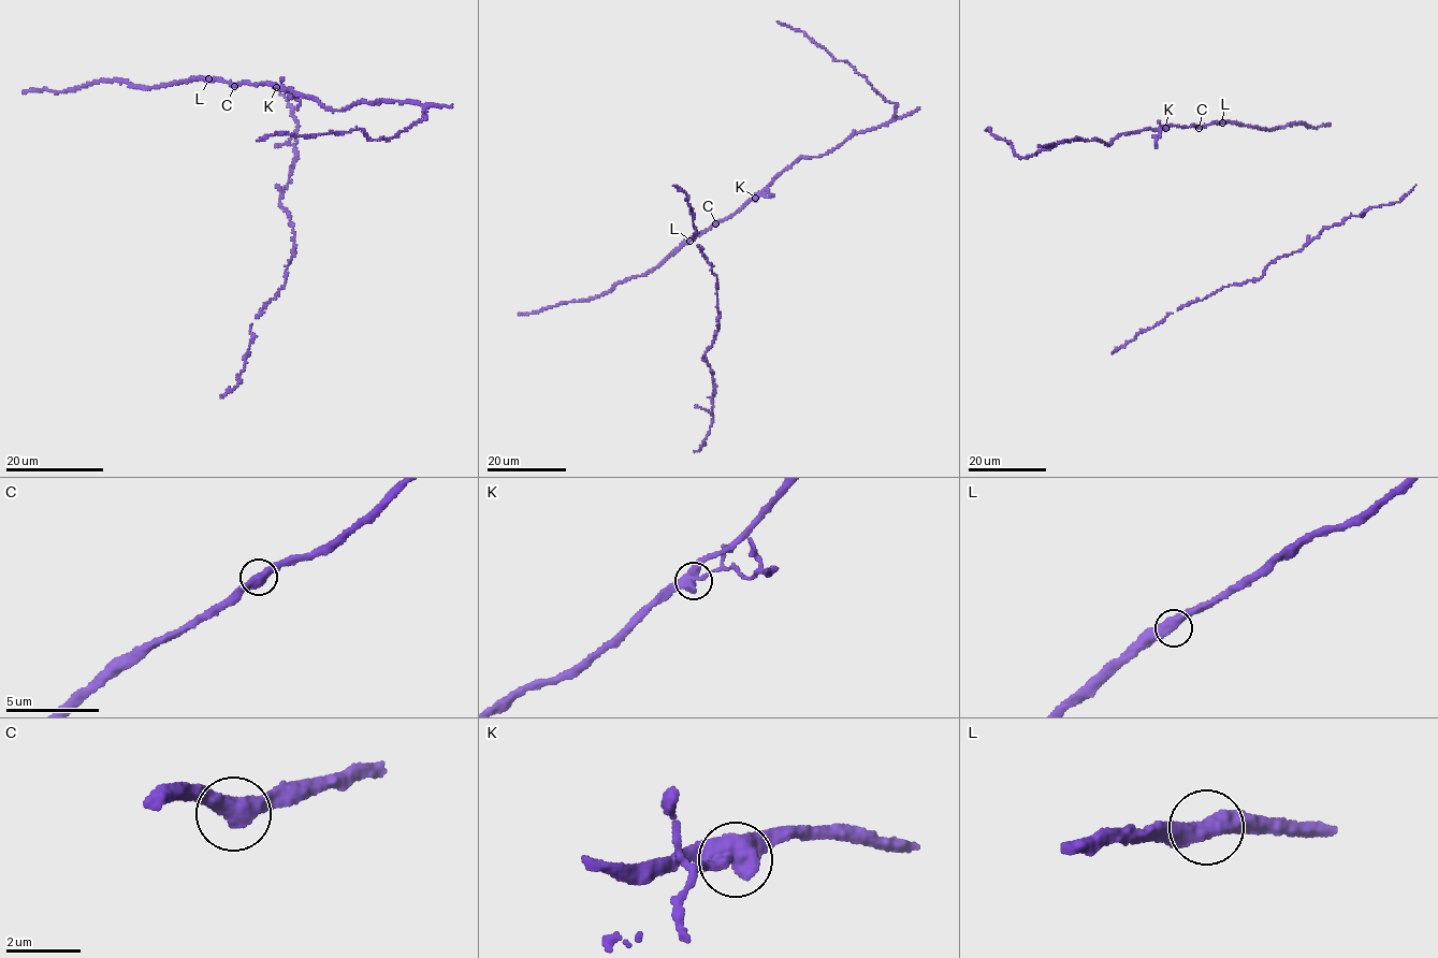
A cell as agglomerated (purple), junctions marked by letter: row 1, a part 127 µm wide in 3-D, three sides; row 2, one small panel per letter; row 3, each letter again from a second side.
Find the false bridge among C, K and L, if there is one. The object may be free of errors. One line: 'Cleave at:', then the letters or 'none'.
Cleave at: K

